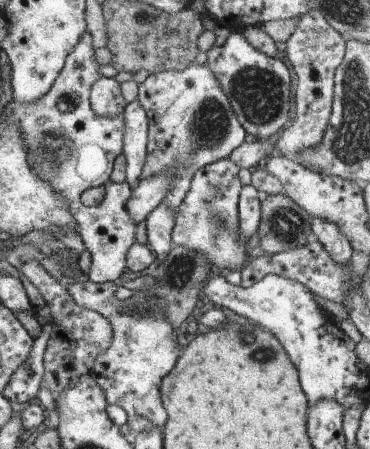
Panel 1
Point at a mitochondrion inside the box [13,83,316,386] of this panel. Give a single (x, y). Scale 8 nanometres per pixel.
(63, 143)

